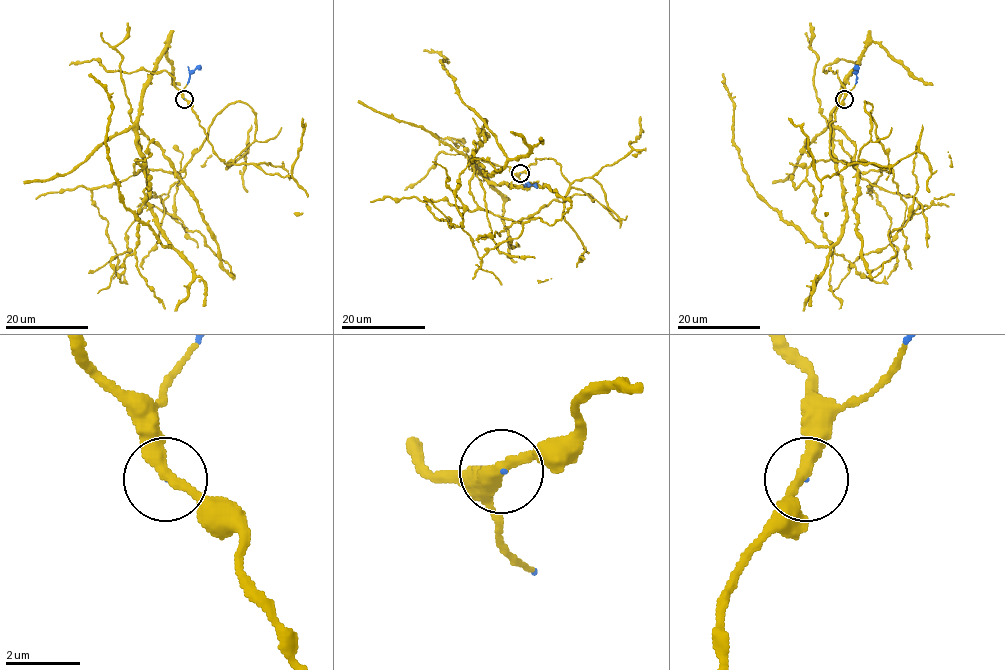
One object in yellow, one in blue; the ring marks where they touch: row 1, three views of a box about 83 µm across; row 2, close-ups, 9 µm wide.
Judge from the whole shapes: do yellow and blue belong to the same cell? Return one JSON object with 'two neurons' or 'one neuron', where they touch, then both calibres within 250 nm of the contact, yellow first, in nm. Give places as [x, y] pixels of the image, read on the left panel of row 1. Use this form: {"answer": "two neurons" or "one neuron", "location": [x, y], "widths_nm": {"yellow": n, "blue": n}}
{"answer": "one neuron", "location": [184, 99], "widths_nm": {"yellow": 320, "blue": 30}}

